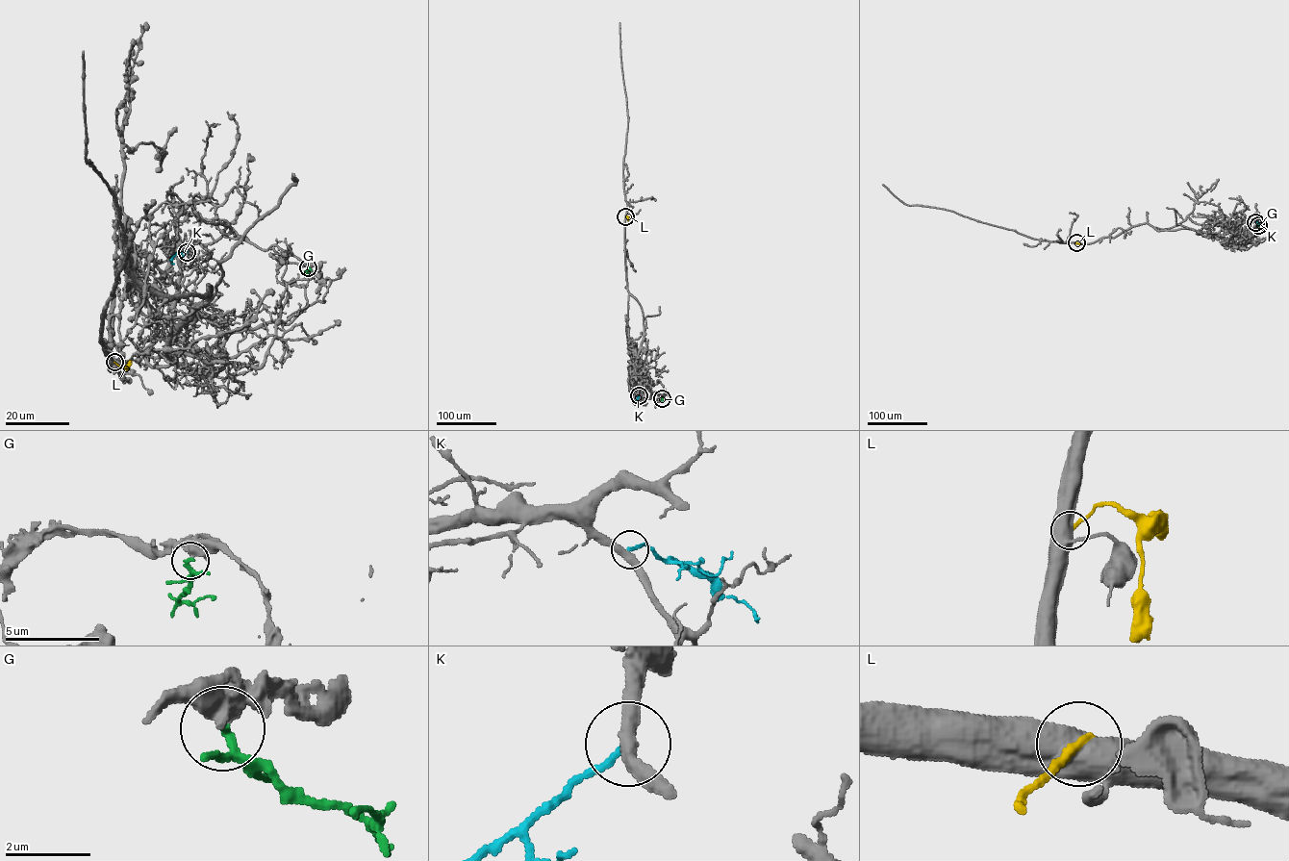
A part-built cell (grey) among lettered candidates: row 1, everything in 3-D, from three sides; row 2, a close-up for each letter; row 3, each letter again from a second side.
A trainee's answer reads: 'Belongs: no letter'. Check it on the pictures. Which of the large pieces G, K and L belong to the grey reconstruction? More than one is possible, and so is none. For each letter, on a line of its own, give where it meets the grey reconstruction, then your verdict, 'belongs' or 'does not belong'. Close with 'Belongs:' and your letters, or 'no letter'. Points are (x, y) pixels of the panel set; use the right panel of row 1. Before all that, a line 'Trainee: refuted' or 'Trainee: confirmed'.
Trainee: confirmed
G: contact (1258, 225); does not belong
K: contact (1255, 222); does not belong
L: contact (1076, 242); does not belong
Belongs: no letter

